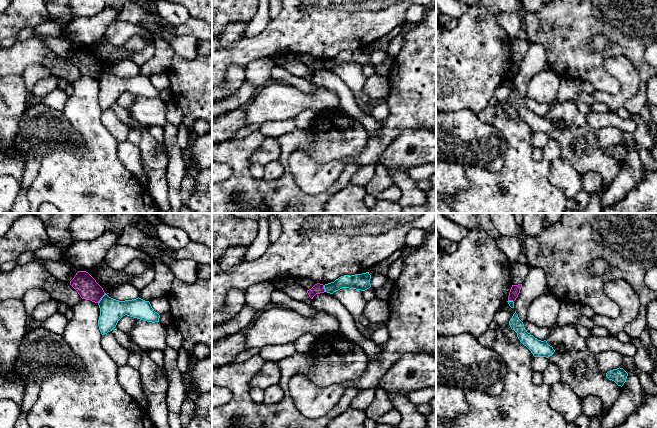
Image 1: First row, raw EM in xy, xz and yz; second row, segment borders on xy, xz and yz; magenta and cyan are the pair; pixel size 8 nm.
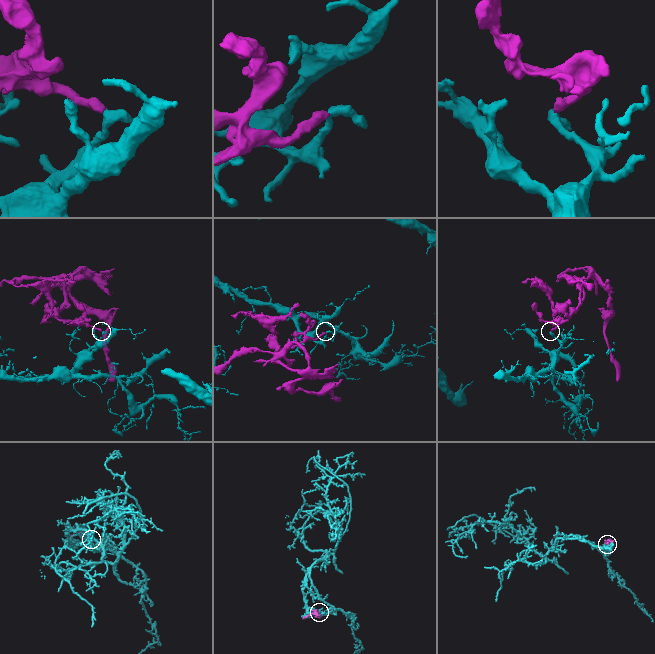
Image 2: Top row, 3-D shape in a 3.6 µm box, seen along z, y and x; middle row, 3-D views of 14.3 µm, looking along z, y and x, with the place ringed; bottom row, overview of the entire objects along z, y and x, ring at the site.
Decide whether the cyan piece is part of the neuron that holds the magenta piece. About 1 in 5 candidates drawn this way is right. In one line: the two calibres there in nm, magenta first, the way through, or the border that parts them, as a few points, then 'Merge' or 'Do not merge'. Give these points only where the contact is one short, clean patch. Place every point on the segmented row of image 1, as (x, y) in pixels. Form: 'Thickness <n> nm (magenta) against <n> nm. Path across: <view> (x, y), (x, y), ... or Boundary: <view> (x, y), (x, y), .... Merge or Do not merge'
Thickness 170 nm (magenta) against 190 nm. Boundary: xy (105, 293), (98, 303). Do not merge

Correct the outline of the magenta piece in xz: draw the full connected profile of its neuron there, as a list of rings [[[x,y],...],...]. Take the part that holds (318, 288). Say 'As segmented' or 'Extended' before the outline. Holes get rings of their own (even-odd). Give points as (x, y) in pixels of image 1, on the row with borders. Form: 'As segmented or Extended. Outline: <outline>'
As segmented. Outline: [[[320,283],[315,284],[311,289],[307,290],[307,293],[311,299],[313,299],[313,297],[316,294],[320,294],[324,292],[325,292],[324,285]]]

